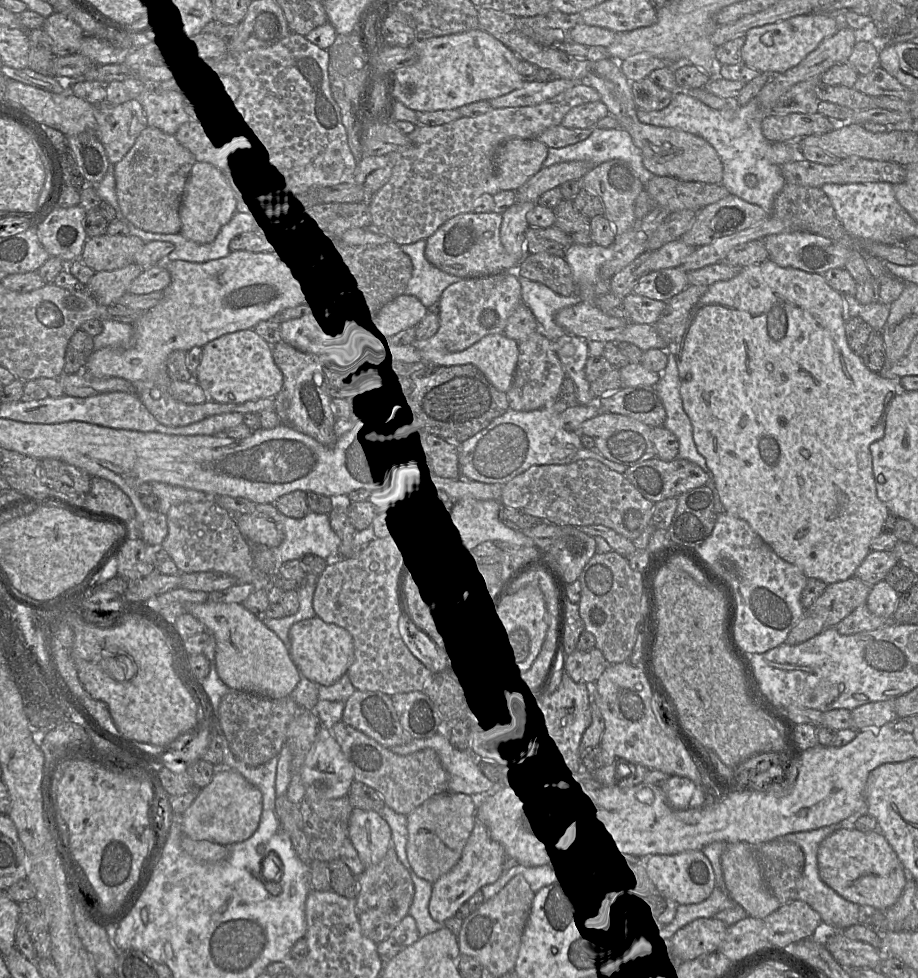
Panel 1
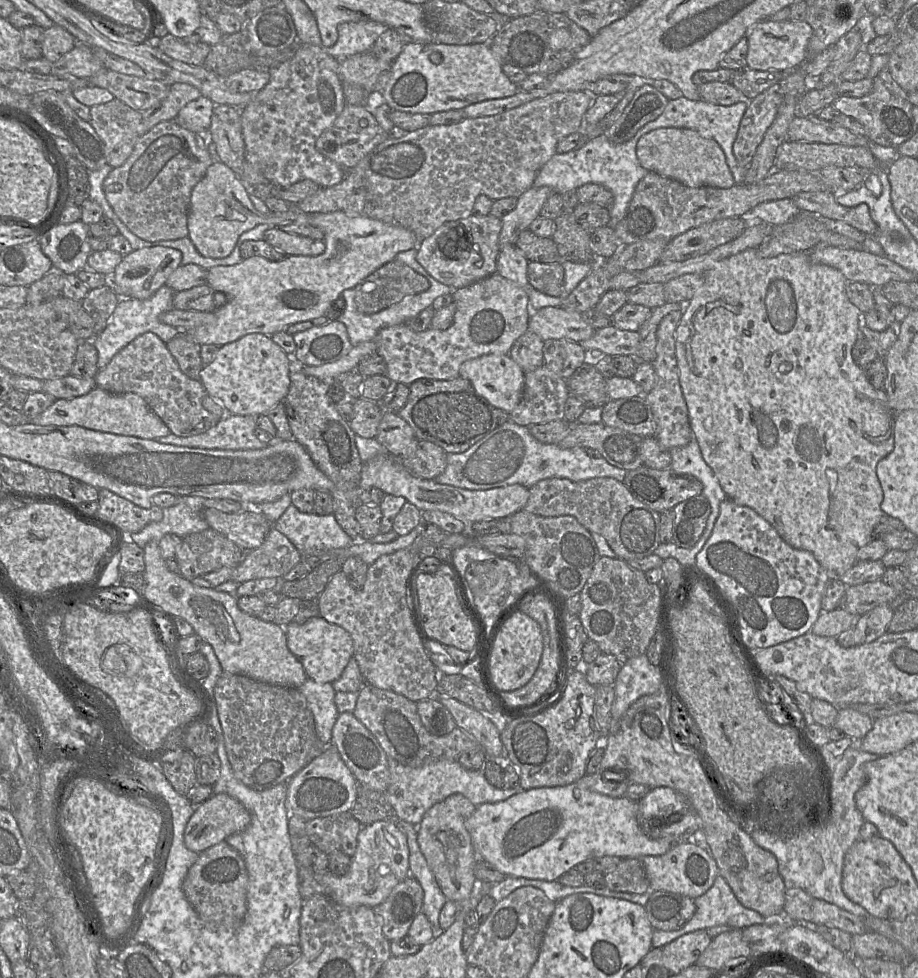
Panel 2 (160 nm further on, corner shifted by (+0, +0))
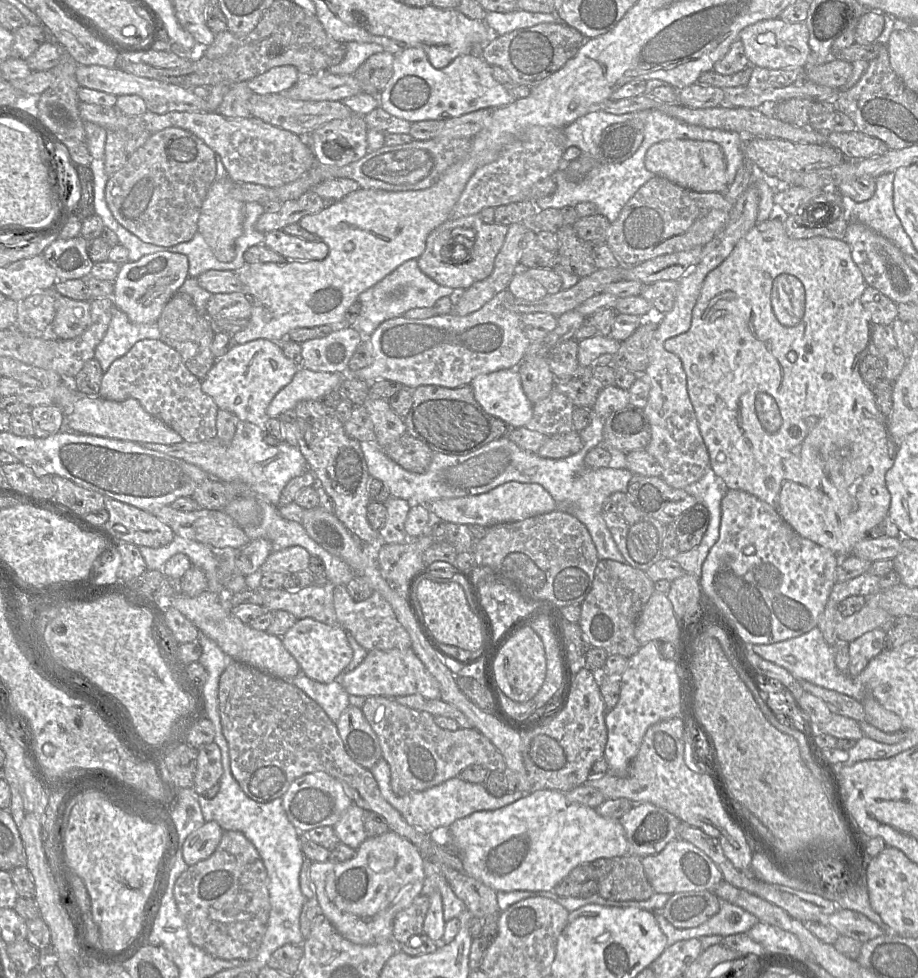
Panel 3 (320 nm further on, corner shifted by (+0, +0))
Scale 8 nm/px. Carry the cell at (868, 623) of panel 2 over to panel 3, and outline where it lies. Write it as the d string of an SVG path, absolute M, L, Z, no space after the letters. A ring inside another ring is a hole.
M877 628L850 642L847 674L851 677L860 674L874 657L885 650L885 638L885 628Z

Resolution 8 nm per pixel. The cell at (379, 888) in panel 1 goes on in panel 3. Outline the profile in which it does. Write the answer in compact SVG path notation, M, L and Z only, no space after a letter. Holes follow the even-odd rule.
M422 894L409 907L397 913L393 921L393 940L397 945L407 942L411 936L423 933L428 909L429 898Z

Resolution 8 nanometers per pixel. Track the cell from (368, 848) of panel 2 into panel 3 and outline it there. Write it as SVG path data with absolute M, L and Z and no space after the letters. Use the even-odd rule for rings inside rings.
M390 830L380 836L367 837L350 860L312 862L309 874L323 914L345 939L359 945L380 944L393 940L395 916L422 895L425 880L424 857L409 840Z

